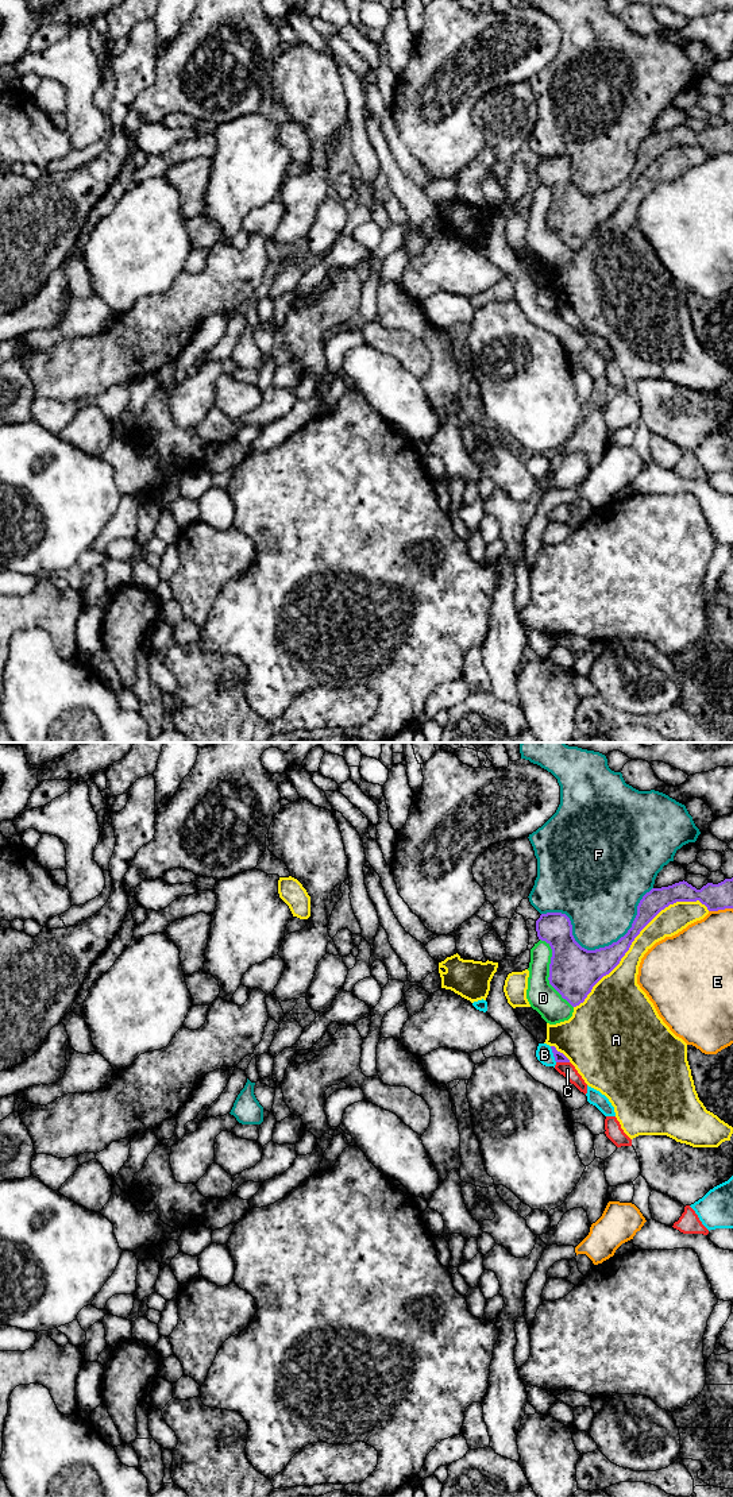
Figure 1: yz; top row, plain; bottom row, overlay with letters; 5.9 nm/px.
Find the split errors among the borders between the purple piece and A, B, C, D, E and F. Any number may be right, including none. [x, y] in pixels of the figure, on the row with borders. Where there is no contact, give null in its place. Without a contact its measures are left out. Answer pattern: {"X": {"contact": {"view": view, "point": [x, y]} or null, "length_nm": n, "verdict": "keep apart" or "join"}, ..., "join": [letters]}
{"A": {"contact": {"view": "yz", "point": [635, 937]}, "length_nm": 1000, "verdict": "keep apart"}, "B": {"contact": {"view": "yz", "point": [554, 1054]}, "length_nm": 100, "verdict": "keep apart"}, "C": {"contact": {"view": "yz", "point": [563, 1061]}, "length_nm": 80, "verdict": "keep apart"}, "D": {"contact": {"view": "yz", "point": [550, 972]}, "length_nm": 460, "verdict": "keep apart"}, "E": {"contact": {"view": "yz", "point": [720, 909]}, "length_nm": 150, "verdict": "keep apart"}, "F": {"contact": {"view": "yz", "point": [600, 948]}, "length_nm": 700, "verdict": "keep apart"}, "join": []}

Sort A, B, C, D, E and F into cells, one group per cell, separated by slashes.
A / B / C / D / E / F

